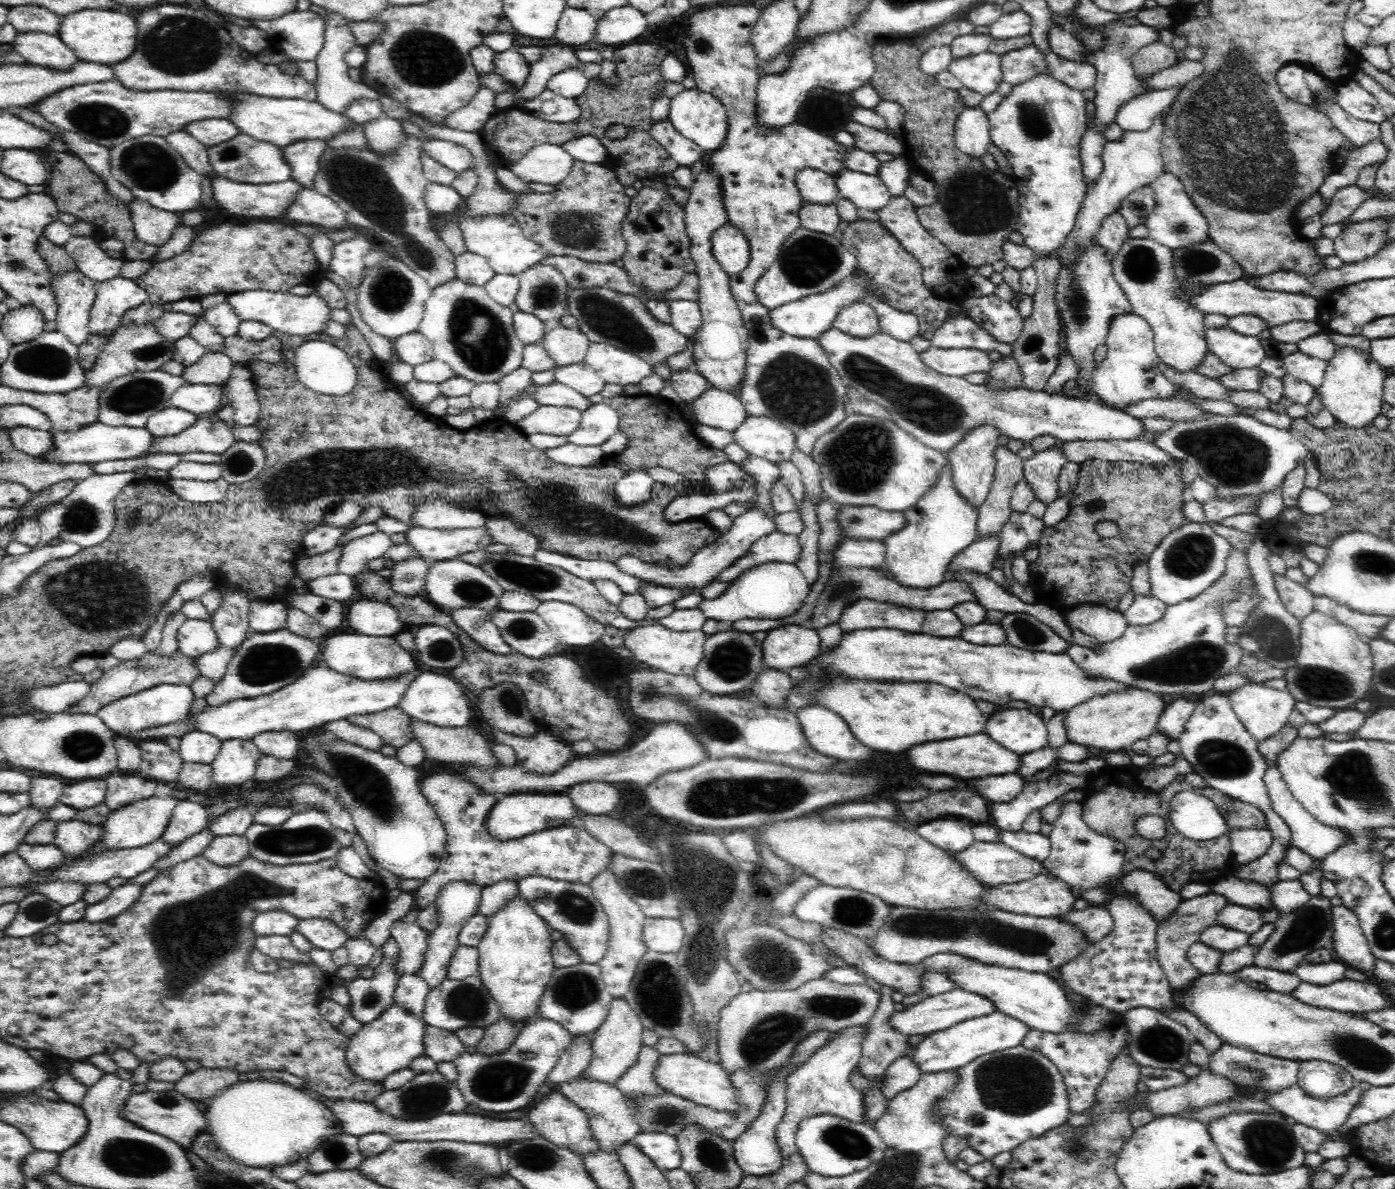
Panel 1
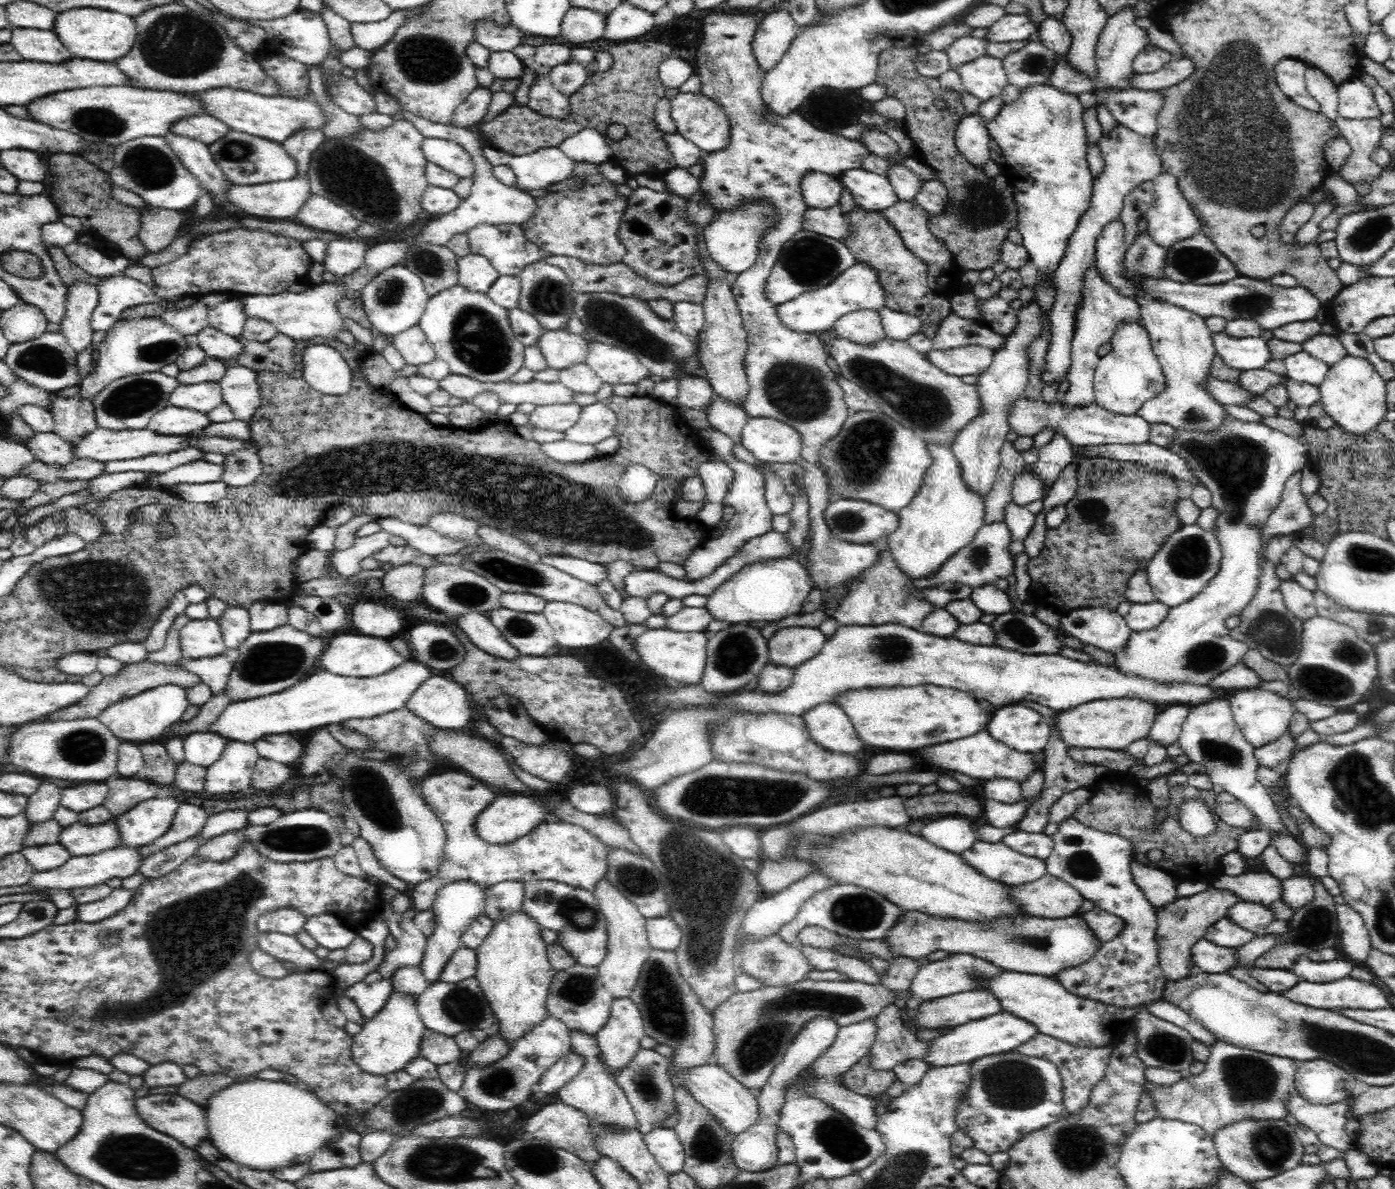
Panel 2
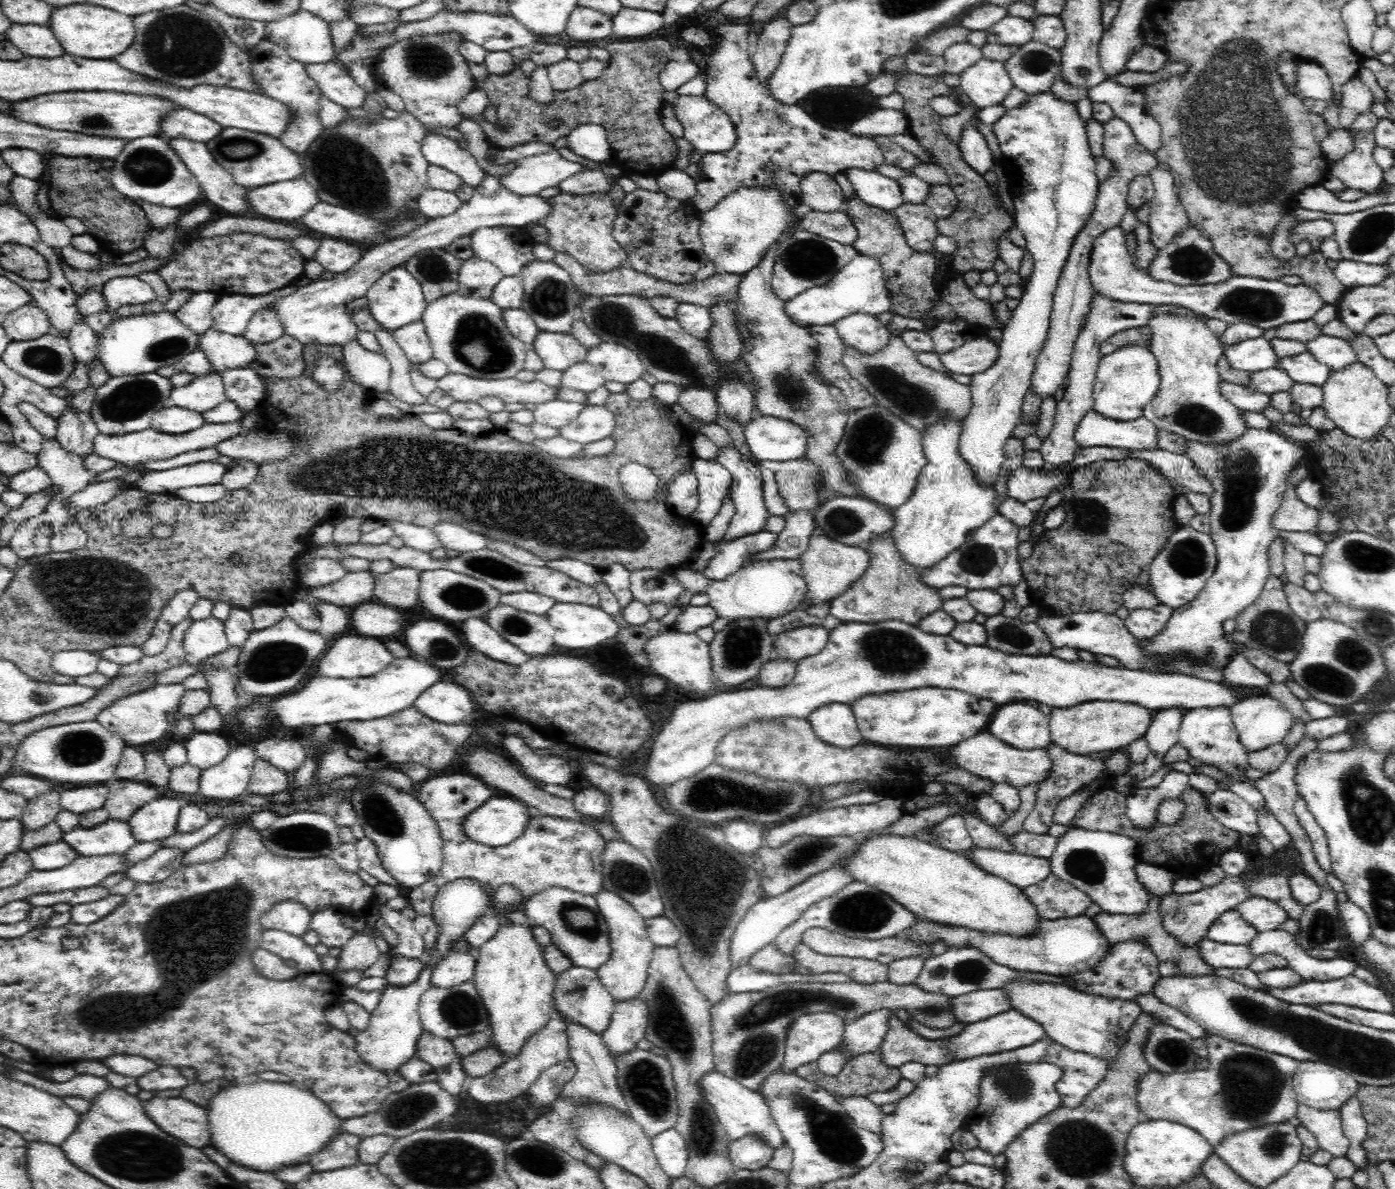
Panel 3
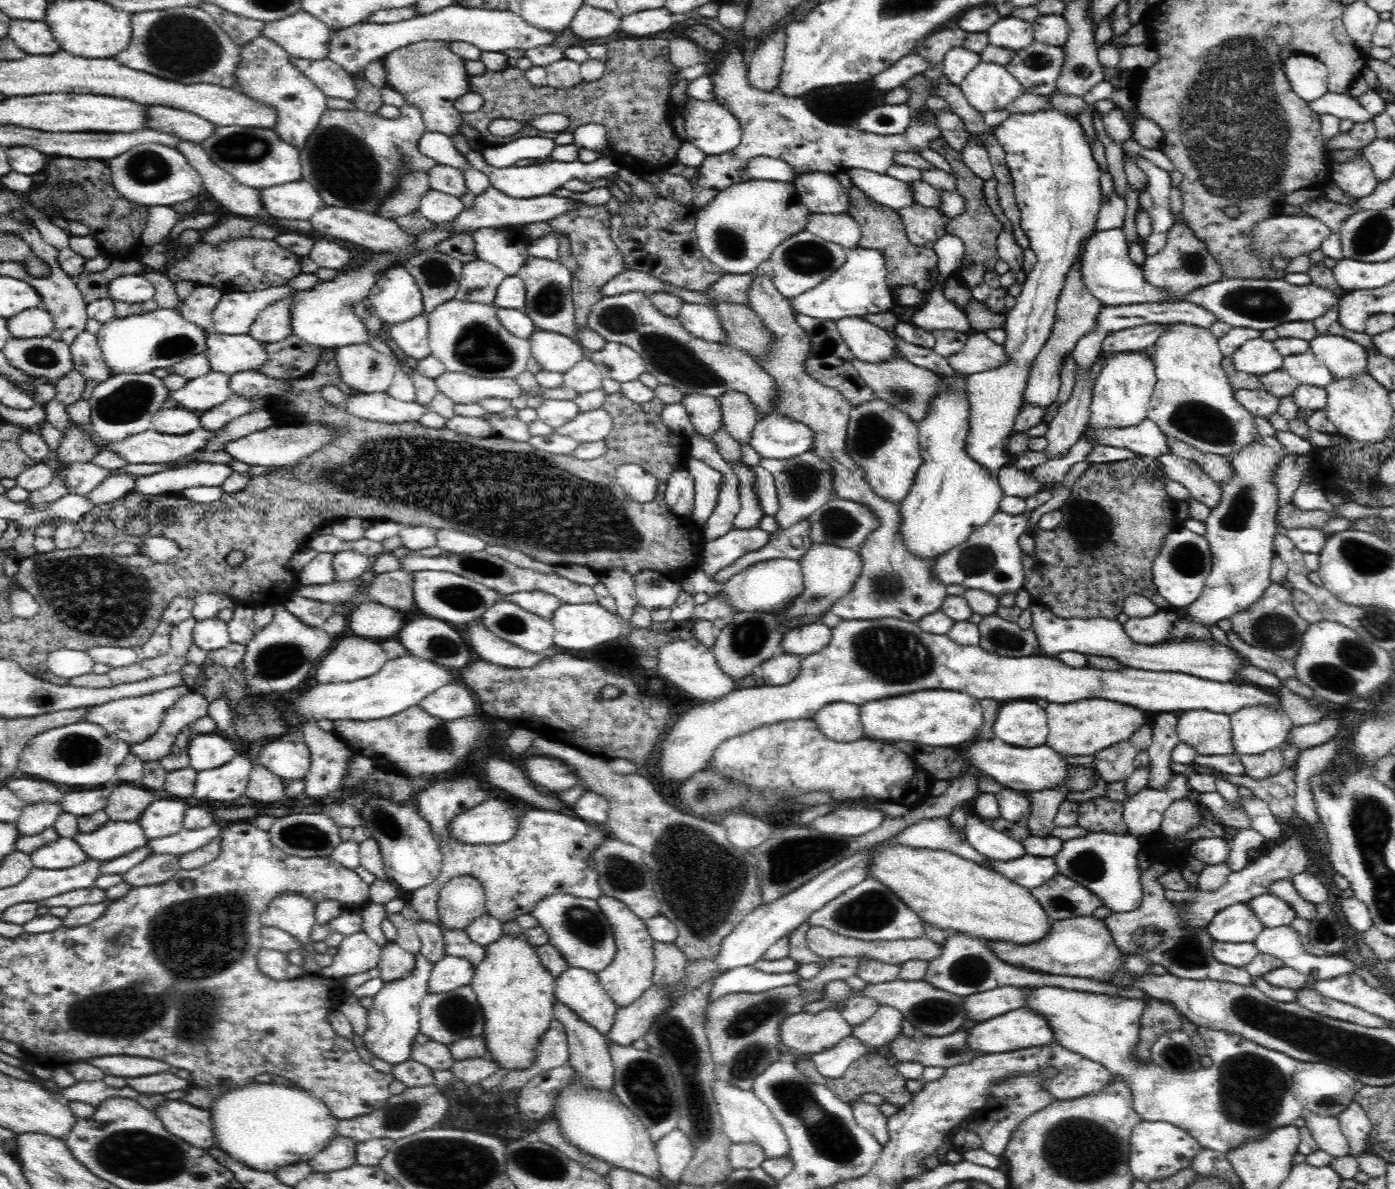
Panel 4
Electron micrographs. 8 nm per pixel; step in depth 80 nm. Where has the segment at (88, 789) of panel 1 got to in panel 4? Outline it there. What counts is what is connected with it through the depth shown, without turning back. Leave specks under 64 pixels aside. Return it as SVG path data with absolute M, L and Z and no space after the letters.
M111 785L92 789L66 789L61 807L63 812L72 814L76 818L90 816L105 810L111 791Z

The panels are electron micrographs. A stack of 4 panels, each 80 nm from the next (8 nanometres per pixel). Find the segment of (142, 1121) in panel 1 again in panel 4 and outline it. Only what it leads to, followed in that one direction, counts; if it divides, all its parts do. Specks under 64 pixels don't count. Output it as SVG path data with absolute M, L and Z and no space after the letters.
M170 1100L154 1113L168 1132L194 1147L206 1150L217 1147L210 1111L190 1106L182 1100Z

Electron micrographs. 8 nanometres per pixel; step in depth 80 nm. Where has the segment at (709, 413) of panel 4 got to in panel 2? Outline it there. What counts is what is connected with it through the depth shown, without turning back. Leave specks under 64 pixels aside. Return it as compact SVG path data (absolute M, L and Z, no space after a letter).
M682 377L679 381L677 402L686 409L698 409L707 412L707 408L714 398L713 388L704 377Z

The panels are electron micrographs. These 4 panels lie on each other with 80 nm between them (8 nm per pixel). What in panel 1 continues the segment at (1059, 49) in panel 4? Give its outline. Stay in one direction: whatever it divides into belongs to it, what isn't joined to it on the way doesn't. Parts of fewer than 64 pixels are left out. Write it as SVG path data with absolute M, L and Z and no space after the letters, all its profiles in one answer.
M1033 42L1024 48L1004 54L1001 57L1001 66L1004 82L1014 87L1030 82L1038 75L1049 74L1046 57Z

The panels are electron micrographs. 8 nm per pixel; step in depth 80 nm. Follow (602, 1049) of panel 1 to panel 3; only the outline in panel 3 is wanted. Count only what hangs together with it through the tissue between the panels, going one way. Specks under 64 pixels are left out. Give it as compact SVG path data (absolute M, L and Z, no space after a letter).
M643 998L615 1002L610 1026L601 1035L614 1059L637 1048L636 1044L645 1039L648 1014L649 1004Z

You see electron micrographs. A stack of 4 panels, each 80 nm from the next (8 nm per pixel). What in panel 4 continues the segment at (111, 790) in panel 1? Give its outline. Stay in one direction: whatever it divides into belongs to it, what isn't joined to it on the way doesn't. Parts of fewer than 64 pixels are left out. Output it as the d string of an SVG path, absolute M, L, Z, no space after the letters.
M114 782L111 789L104 810L109 820L136 822L154 802L153 792L139 785Z

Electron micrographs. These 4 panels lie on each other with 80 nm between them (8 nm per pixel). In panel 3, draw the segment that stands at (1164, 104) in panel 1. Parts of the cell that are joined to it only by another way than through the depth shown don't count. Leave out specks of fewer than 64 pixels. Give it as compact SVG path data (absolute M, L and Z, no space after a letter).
M1111 79L1087 90L1087 96L1092 104L1106 103L1110 105L1113 112L1122 115L1123 122L1126 122L1136 141L1142 148L1154 153L1162 148L1162 130L1158 122L1144 111L1144 104L1147 103L1143 92L1138 88L1130 88L1117 84Z

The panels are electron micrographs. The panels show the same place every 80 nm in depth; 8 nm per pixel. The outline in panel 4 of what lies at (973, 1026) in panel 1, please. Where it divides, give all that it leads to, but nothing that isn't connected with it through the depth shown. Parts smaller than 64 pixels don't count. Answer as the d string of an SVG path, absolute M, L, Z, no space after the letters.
M1027 1006L979 1023L971 1029L971 1033L968 1035L968 1047L974 1051L984 1053L984 1055L1045 1047L1046 1045L1052 1046L1052 1044L1060 1046L1060 1043L1056 1041L1056 1036L1054 1036L1054 1030L1050 1029L1050 1025L1046 1021L1046 1017L1042 1017L1040 1013L1030 1011Z

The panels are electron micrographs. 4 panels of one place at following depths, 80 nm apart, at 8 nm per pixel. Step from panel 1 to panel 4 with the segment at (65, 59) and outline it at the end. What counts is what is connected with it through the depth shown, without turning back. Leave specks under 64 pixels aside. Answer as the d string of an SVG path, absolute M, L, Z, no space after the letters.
M10 18L7 37L26 52L26 55L50 55L60 51L54 35L42 20Z

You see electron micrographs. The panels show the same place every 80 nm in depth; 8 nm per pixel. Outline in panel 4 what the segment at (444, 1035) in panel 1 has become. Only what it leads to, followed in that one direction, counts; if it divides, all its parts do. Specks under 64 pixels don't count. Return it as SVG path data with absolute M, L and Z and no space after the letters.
M420 1033L412 1040L410 1059L432 1070L448 1070L455 1062L449 1052L449 1046L436 1044Z

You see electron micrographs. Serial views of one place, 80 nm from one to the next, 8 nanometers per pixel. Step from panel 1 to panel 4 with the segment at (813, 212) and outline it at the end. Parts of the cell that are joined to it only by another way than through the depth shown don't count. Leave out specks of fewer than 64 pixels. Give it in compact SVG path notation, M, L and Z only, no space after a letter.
M810 214L806 223L808 232L824 239L834 242L845 249L852 249L859 246L861 228L849 214Z

